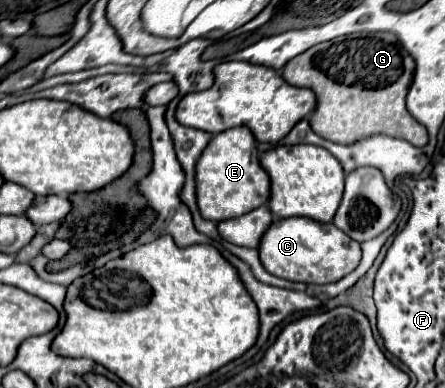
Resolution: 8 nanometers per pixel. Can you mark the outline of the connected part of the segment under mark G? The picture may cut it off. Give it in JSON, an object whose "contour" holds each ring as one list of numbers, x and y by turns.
{"contour":[[353,33,337,37,297,55,283,67,283,79,291,85,313,89,319,105,311,115,317,135,351,145,371,135,405,139,411,145,427,145,427,129,405,109,405,97,413,79,415,63,389,33]]}

